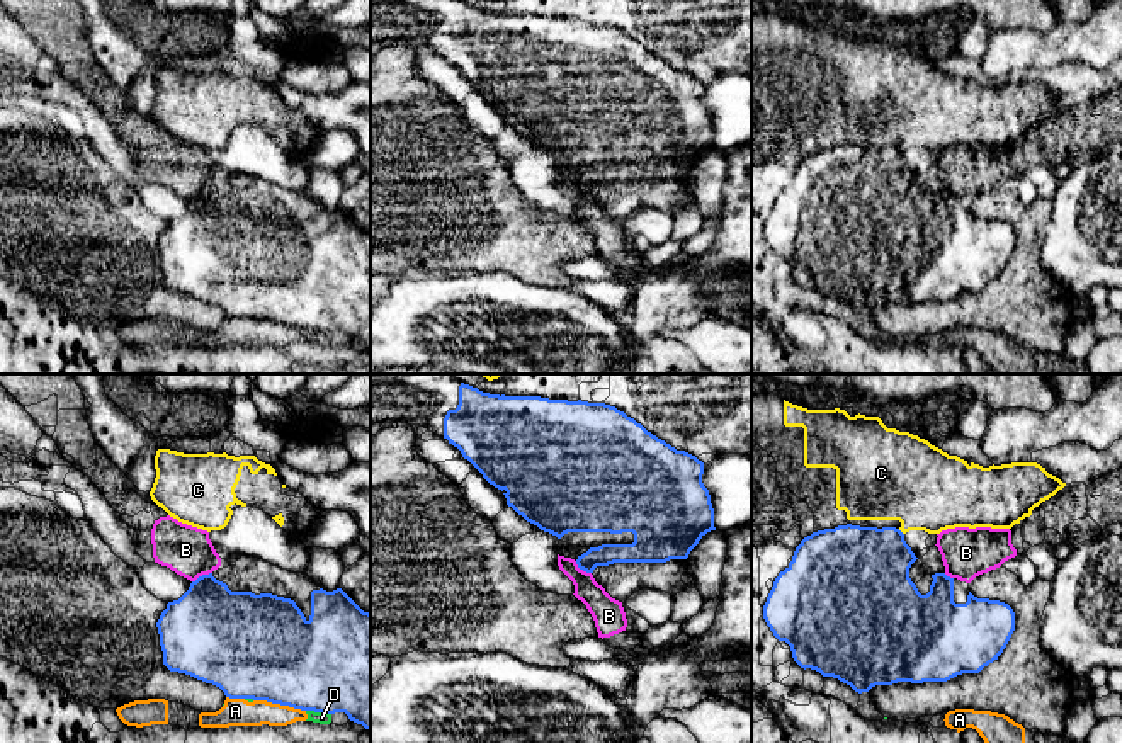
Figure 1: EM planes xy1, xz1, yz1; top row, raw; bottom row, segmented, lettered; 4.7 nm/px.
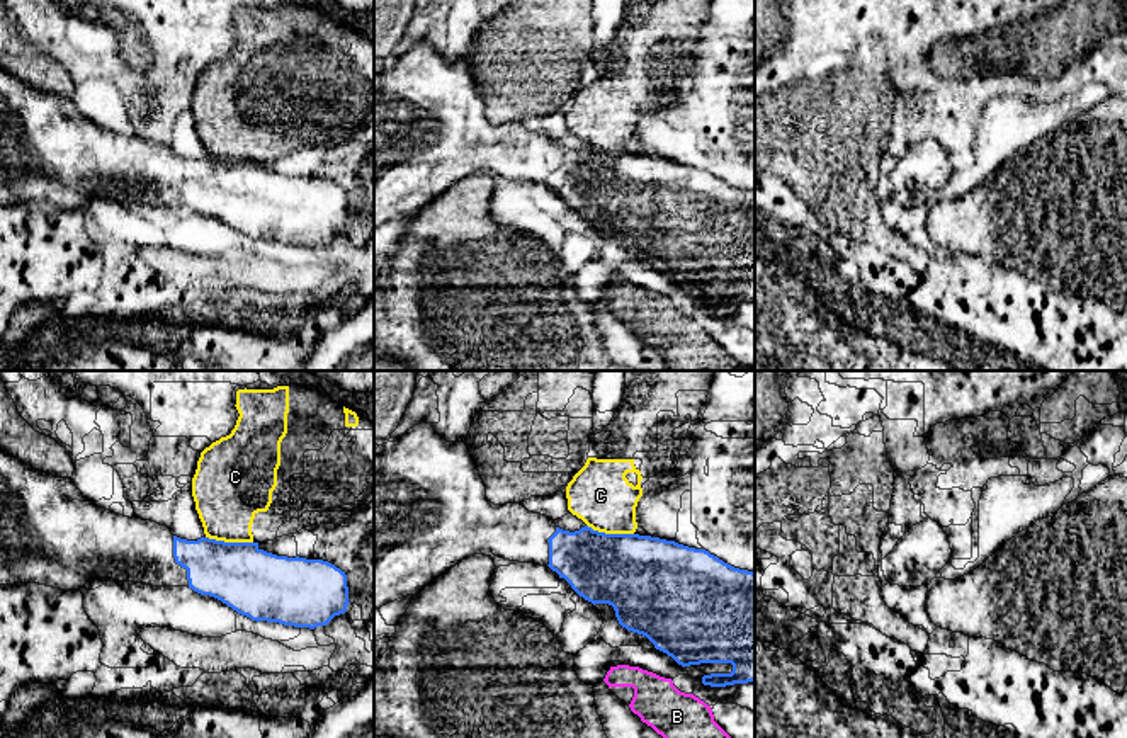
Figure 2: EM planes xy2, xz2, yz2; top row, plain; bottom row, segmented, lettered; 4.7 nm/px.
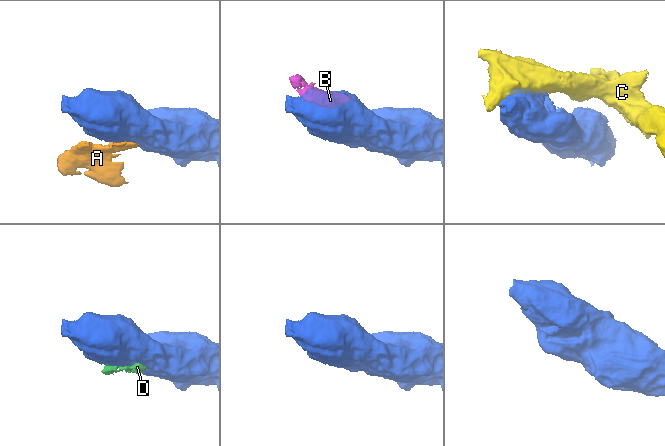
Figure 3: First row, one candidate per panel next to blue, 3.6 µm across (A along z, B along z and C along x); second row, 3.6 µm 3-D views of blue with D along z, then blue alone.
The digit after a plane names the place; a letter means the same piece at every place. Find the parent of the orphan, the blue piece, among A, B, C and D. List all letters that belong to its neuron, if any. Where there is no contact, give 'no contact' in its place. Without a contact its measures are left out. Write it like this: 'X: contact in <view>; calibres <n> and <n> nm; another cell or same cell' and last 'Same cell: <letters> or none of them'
A: contact in xy1; calibres 460 and 130 nm; another cell
B: contact in xy1; calibres 400 and 240 nm; another cell
C: contact in xy2; calibres 320 and 340 nm; another cell
D: contact in xy1; calibres 480 and 60 nm; another cell
Same cell: none of them

